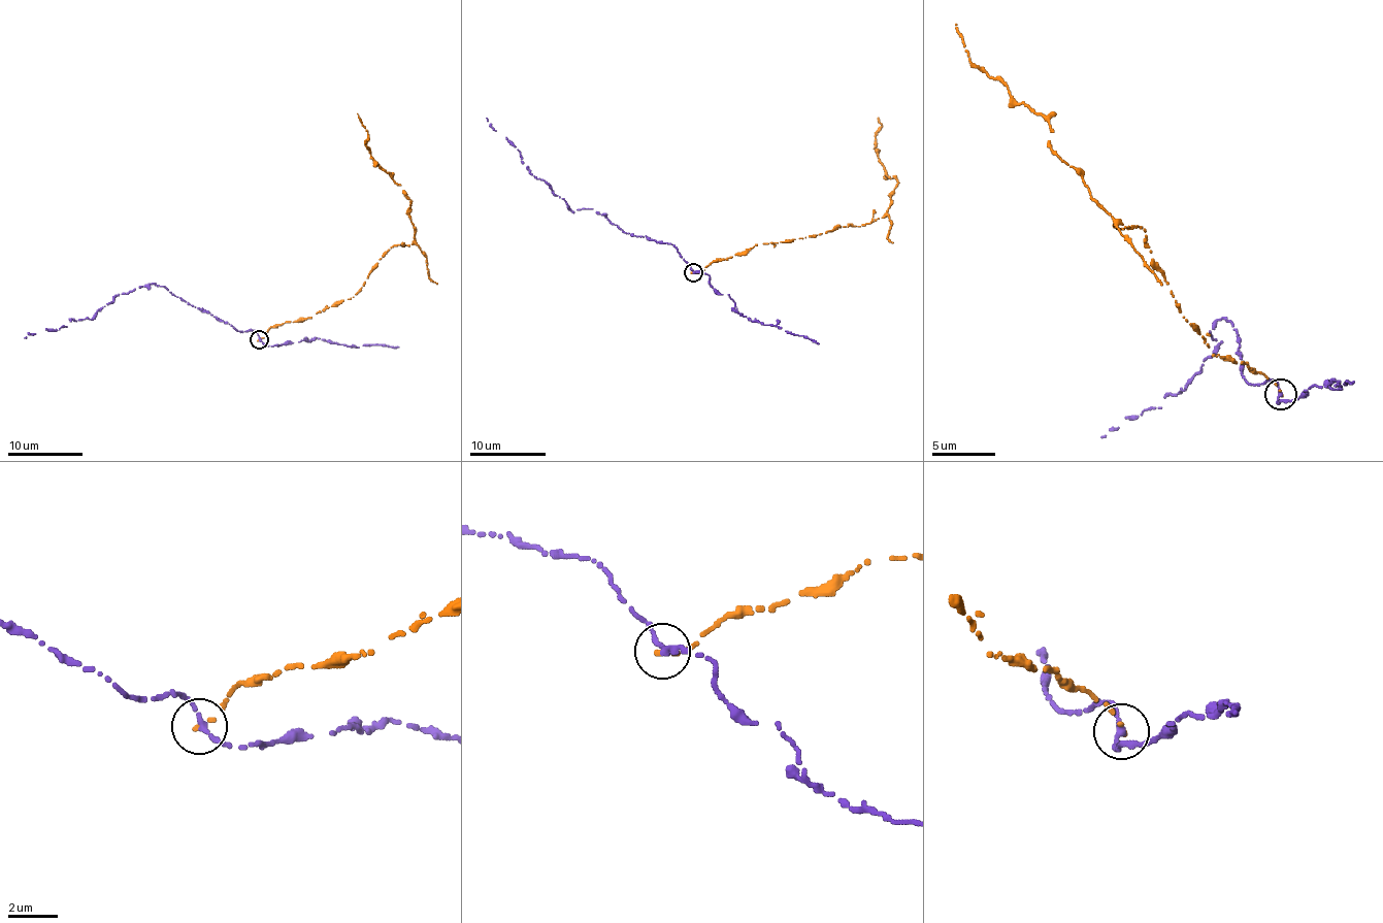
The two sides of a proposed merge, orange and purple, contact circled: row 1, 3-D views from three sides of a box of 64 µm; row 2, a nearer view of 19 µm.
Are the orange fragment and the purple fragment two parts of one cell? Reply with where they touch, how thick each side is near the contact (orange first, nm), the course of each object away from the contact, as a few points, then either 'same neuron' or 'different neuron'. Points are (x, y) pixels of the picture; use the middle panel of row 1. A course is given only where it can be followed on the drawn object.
at (693, 272); 150 nm thick on the orange side, 220 nm on the other; orange runs (692, 272), (763, 243), (884, 216), (897, 182), (890, 178), (875, 149), (882, 126), (877, 119); purple runs (692, 272), (671, 243), (626, 234), (592, 208), (573, 211), (546, 182), (530, 172), (520, 151), (487, 119); different neuron

